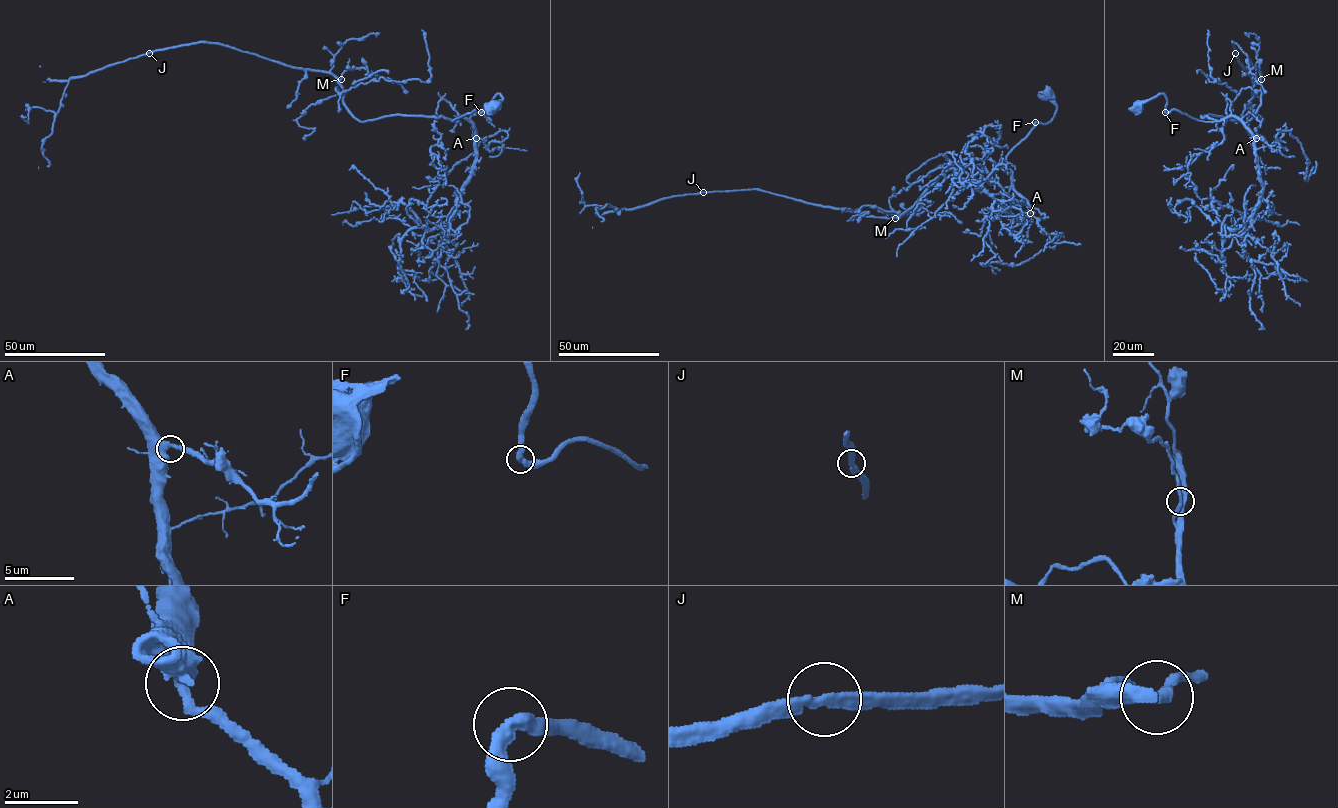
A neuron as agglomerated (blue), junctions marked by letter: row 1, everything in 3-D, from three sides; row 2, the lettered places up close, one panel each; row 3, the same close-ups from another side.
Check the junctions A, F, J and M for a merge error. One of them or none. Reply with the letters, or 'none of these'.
none of these

